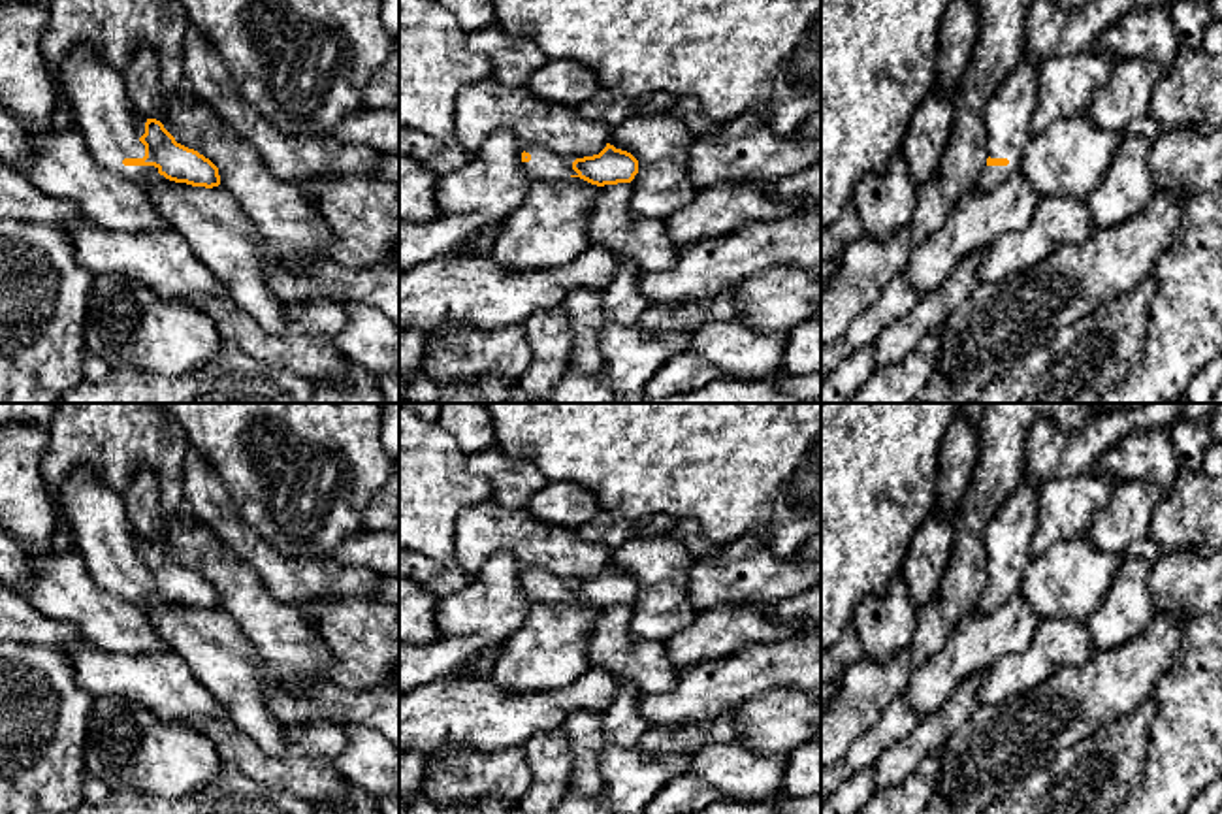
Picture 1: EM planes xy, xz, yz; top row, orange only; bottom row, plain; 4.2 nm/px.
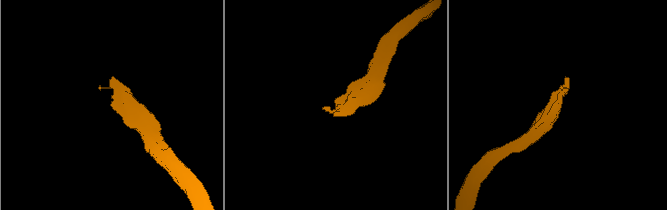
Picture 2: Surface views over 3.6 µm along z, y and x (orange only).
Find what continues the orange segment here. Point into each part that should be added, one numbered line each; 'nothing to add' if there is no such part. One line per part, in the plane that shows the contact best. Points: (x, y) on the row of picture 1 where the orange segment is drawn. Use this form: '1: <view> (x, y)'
1: xy (112, 127)

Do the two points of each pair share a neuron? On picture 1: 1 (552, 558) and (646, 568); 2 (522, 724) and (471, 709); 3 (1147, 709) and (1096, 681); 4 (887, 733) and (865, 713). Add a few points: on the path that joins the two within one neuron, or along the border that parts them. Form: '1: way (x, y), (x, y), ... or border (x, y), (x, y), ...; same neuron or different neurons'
1: border (614, 549), (607, 564); different neurons
2: way (509, 720), (484, 718); same neuron
3: border (1149, 696), (1102, 728); different neurons
4: border (902, 694), (853, 741), (848, 754); different neurons

